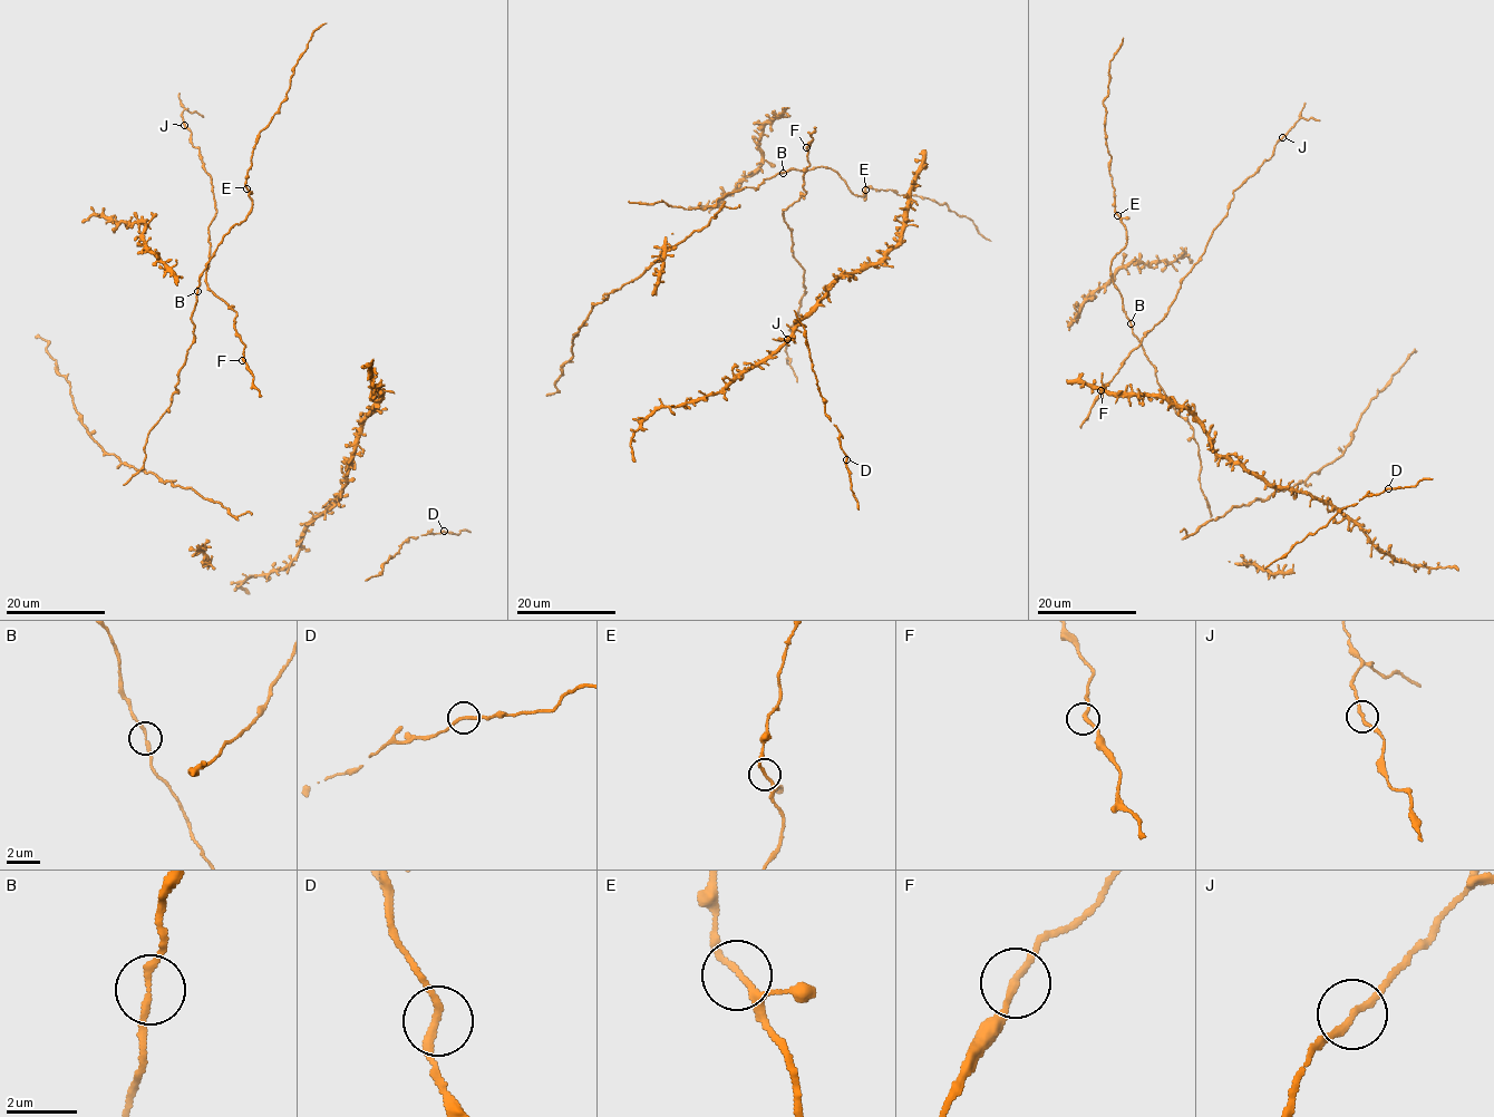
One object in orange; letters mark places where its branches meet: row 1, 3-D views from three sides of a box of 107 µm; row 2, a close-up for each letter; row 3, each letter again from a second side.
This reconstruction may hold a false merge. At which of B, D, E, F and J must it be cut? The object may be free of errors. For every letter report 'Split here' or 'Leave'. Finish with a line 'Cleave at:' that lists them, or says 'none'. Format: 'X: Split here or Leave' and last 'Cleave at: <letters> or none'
B: Leave
D: Leave
E: Leave
F: Leave
J: Leave
Cleave at: none

